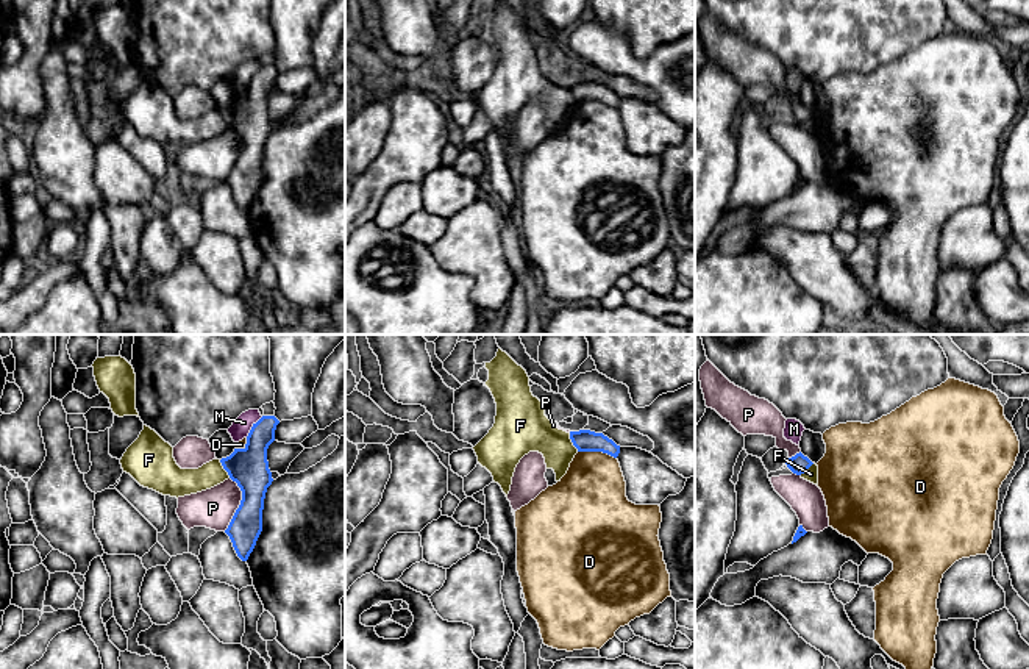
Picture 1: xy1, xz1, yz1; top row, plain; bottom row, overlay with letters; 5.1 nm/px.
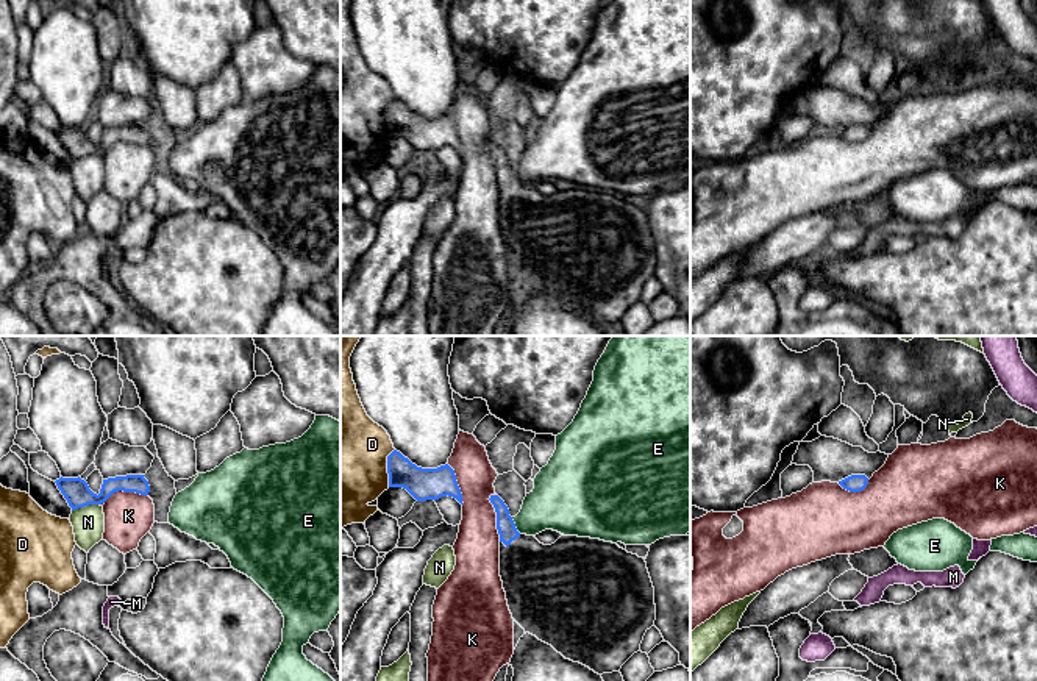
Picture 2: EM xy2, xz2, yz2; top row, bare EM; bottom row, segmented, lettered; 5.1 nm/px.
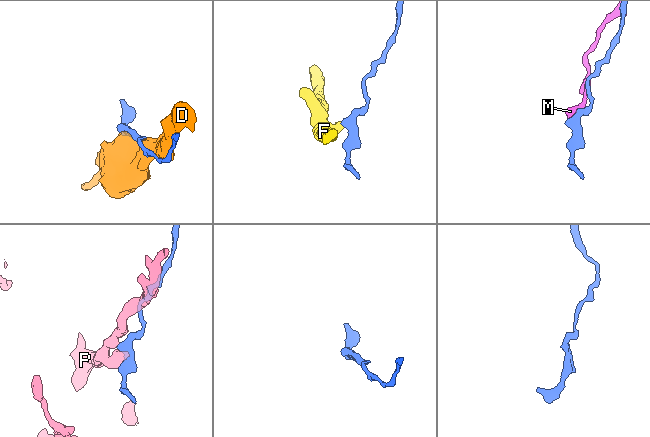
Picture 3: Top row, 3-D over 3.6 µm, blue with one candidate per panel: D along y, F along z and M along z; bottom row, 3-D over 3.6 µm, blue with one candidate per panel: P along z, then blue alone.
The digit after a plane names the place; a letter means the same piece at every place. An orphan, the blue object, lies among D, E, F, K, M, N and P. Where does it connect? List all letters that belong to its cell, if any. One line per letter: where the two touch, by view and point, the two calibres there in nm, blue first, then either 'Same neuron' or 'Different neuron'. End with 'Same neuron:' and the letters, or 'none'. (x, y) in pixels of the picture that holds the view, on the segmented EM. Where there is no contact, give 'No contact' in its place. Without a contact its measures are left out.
D: Touches blue at xz1 (597, 450). Thickness 110 nm (blue) against 360 nm. Different neuron
E: Touches blue at xz2 (514, 525). Thickness 100 nm (blue) against 280 nm. Different neuron
F: Touches blue at xy1 (224, 468). Thickness 200 nm (blue) against 150 nm. Different neuron
K: Touches blue at xz2 (497, 517). Thickness 100 nm (blue) against 240 nm. Different neuron
M: Touches blue at xy1 (252, 427). Thickness 200 nm (blue) against 100 nm. Different neuron
N: Touches blue at xy2 (85, 505). Thickness 140 nm (blue) against 170 nm. Different neuron
P: Touches blue at xy1 (241, 504). Thickness 200 nm (blue) against 200 nm. Different neuron
Same neuron: none

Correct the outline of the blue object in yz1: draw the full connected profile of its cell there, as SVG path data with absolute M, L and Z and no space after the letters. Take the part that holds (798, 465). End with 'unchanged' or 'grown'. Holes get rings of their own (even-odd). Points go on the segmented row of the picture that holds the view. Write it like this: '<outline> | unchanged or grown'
M801 452L796 453L795 456L785 460L787 467L796 474L801 475L804 474L814 463L804 456Z | unchanged

